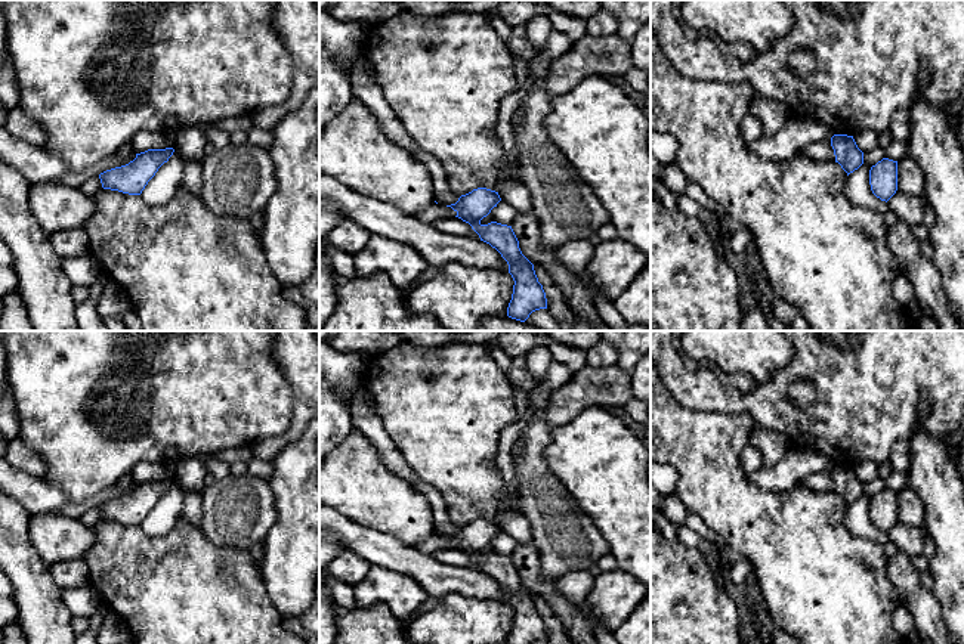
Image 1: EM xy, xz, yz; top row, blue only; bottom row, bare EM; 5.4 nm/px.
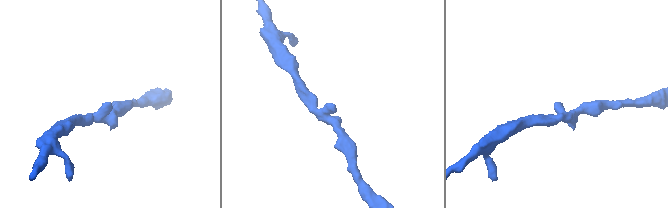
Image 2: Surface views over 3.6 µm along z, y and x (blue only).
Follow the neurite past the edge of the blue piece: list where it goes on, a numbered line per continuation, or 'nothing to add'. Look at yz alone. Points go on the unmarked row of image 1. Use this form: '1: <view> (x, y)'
nothing to add

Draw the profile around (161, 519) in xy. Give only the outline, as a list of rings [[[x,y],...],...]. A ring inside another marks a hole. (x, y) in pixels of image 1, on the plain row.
[[[174,480],[173,486],[164,493],[155,507],[142,521],[142,530],[151,538],[167,535],[182,517],[183,493],[180,484]]]

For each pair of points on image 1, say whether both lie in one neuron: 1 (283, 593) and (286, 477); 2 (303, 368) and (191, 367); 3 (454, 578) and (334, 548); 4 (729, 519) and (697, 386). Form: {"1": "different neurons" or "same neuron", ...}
{"1": "same neuron", "2": "different neurons", "3": "different neurons", "4": "different neurons"}

